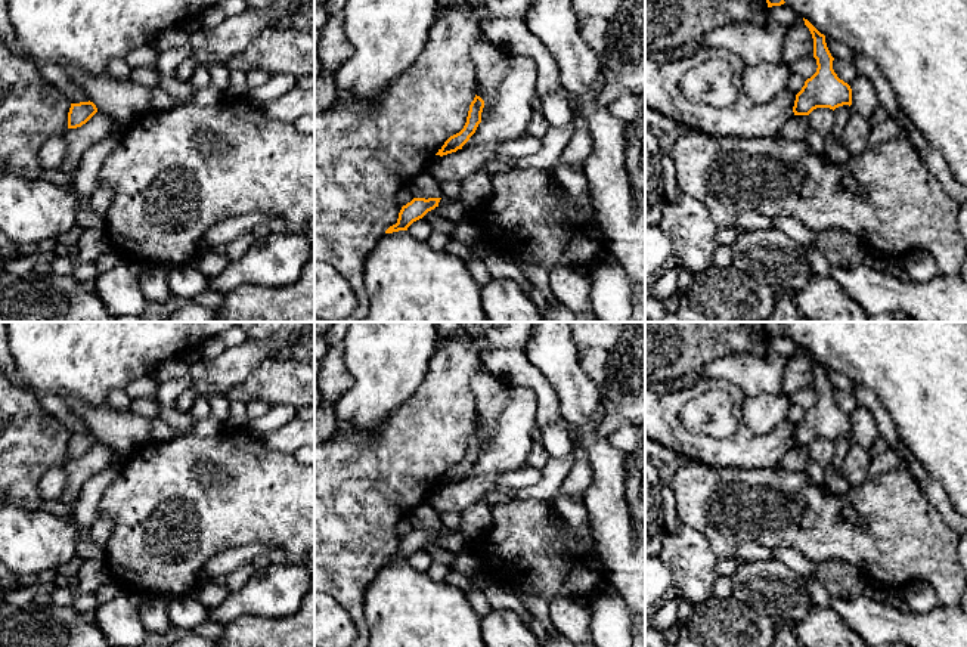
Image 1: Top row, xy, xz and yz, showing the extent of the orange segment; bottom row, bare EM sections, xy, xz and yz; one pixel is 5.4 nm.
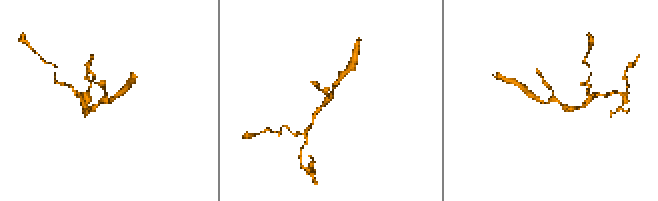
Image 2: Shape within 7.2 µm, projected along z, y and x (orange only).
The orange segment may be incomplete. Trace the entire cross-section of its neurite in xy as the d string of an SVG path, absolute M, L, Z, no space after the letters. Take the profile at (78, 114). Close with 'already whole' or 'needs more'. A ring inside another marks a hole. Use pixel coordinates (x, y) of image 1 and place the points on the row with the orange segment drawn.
M80 102L80 103L71 103L69 112L68 112L68 129L77 129L86 124L94 114L97 112L97 108L93 102Z; already whole

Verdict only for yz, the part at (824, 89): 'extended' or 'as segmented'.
as segmented

